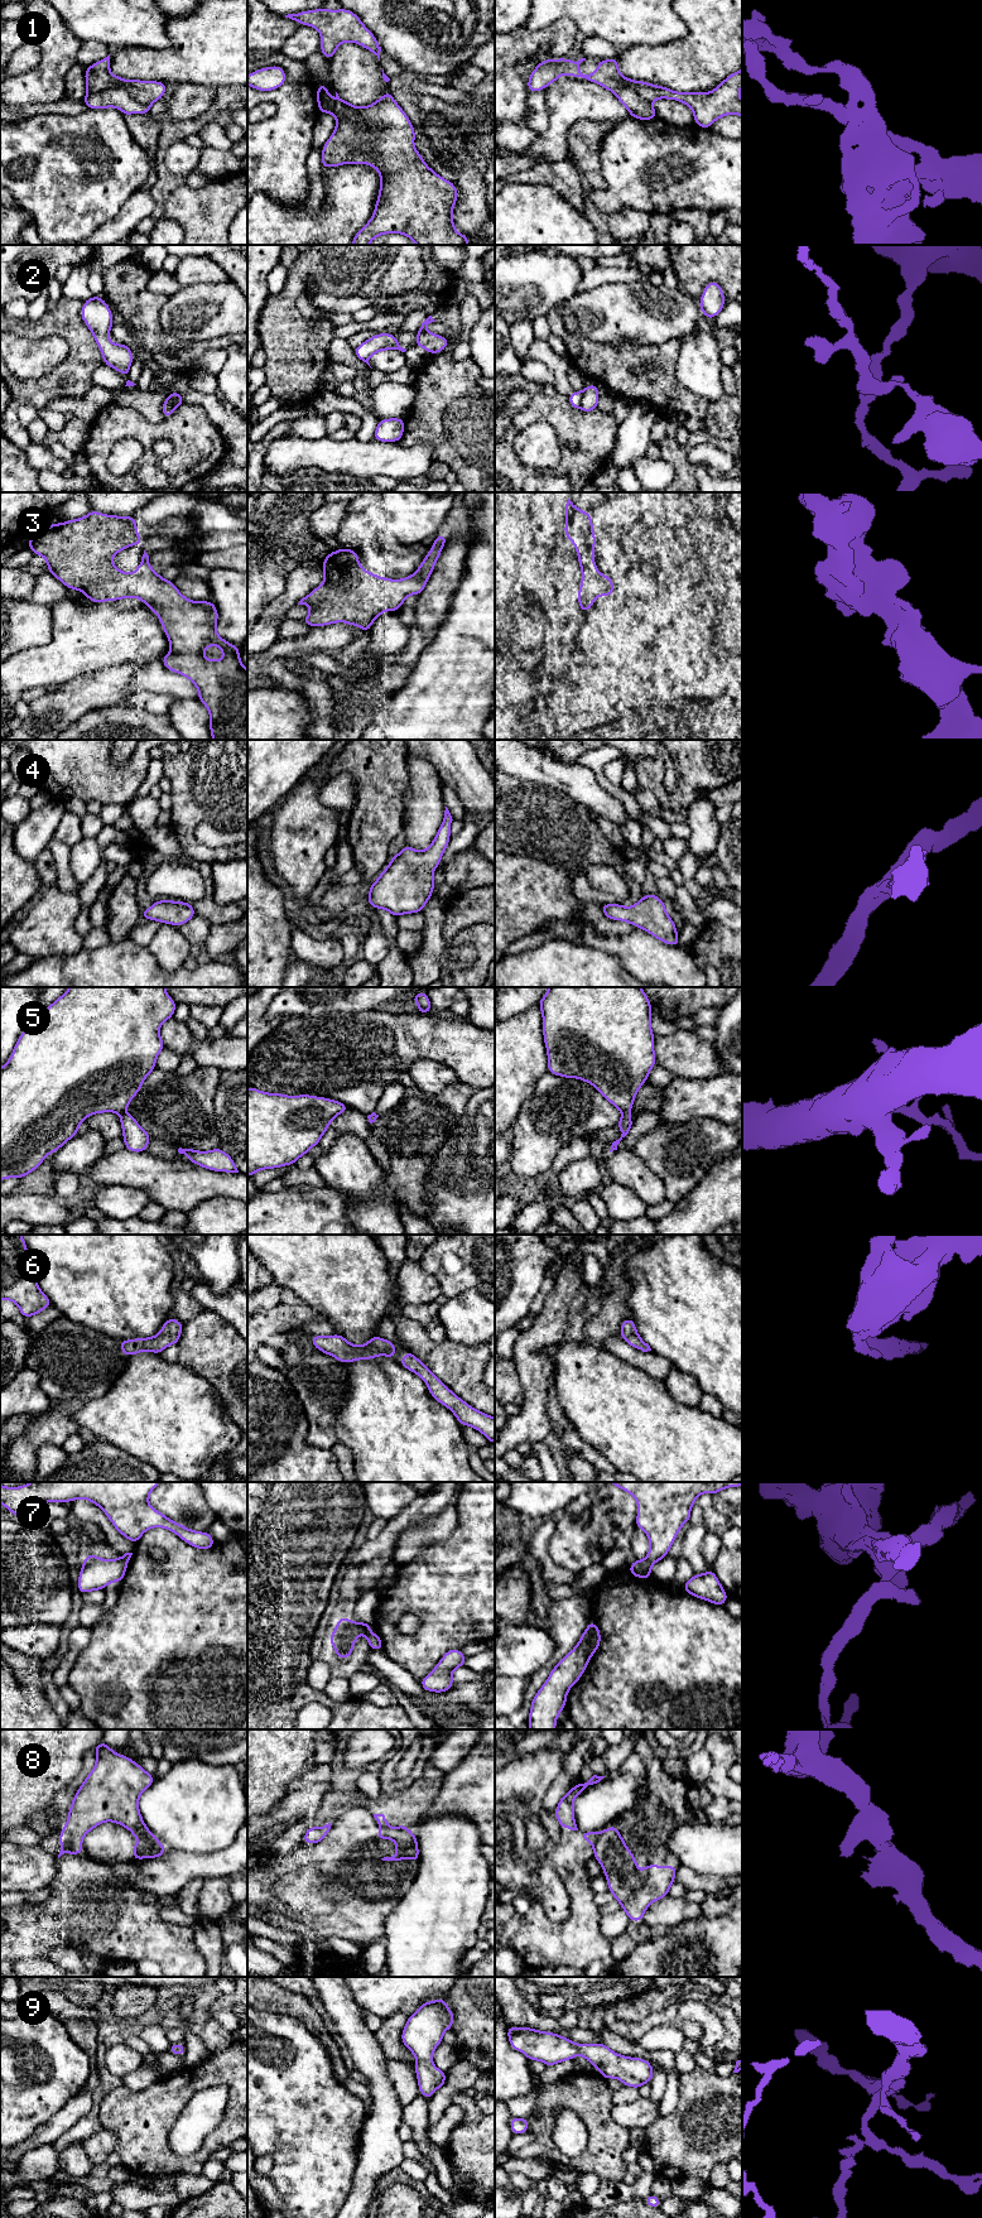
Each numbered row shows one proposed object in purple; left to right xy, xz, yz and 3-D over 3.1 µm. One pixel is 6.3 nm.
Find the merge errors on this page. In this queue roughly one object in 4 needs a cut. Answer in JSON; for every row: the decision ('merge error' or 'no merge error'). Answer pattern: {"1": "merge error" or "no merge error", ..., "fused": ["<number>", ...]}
{"1": "merge error", "2": "merge error", "3": "no merge error", "4": "no merge error", "5": "no merge error", "6": "no merge error", "7": "merge error", "8": "merge error", "9": "no merge error", "fused": ["1", "2", "7", "8"]}

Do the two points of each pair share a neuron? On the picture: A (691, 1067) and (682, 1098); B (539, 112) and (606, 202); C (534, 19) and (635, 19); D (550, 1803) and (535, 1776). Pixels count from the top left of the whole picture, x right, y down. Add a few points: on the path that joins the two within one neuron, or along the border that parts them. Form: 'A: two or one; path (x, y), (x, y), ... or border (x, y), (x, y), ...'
A: two; border (674, 1076), (684, 1078), (716, 1077)
B: two; border (544, 95), (548, 126), (539, 134)
C: one; path (559, 13), (610, 13)
D: two; border (562, 1770), (543, 1800), (543, 1808), (547, 1812)

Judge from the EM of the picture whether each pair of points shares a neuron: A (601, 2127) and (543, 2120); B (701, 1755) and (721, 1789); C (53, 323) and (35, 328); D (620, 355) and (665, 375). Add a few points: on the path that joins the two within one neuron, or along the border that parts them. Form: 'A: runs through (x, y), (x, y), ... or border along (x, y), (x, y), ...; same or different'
A: runs through (586, 2112), (576, 2102), (557, 2102), (554, 2105); same
B: border along (702, 1747), (711, 1759), (711, 1771), (703, 1784); different
C: runs through (49, 325), (39, 328); same
D: runs through (632, 355), (650, 355), (658, 362); same

